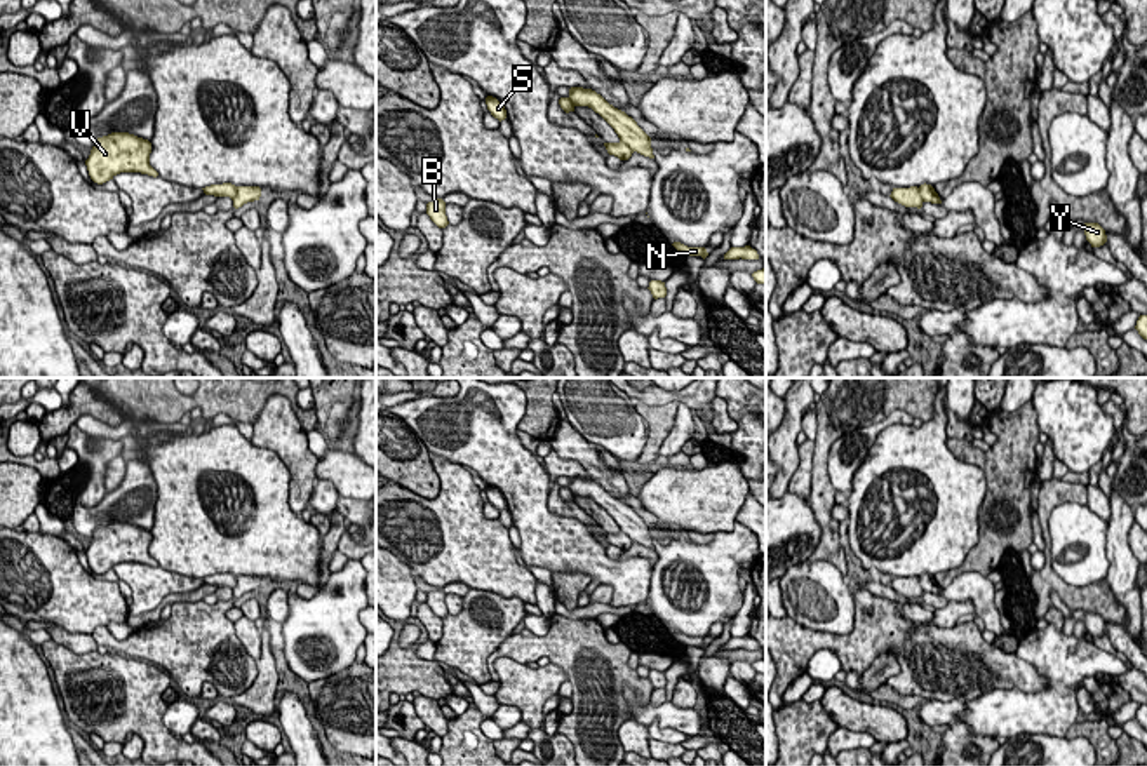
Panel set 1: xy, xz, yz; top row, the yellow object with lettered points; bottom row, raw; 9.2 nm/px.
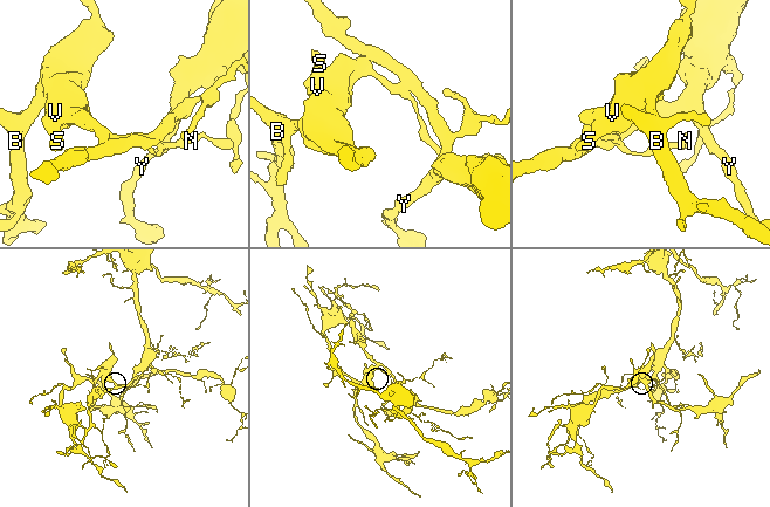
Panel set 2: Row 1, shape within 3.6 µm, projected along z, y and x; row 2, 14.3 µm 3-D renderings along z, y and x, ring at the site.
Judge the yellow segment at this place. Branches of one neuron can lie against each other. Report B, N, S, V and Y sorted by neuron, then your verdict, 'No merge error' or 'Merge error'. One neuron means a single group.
Groups: B N S V / Y. Merge error

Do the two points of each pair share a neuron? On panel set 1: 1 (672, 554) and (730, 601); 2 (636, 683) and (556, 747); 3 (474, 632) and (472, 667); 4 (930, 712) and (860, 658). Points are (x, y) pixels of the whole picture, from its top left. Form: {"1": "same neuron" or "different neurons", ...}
{"1": "same neuron", "2": "different neurons", "3": "same neuron", "4": "different neurons"}

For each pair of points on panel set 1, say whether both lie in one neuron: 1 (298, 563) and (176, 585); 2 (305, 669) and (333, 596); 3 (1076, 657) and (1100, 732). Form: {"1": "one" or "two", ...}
{"1": "two", "2": "one", "3": "two"}

